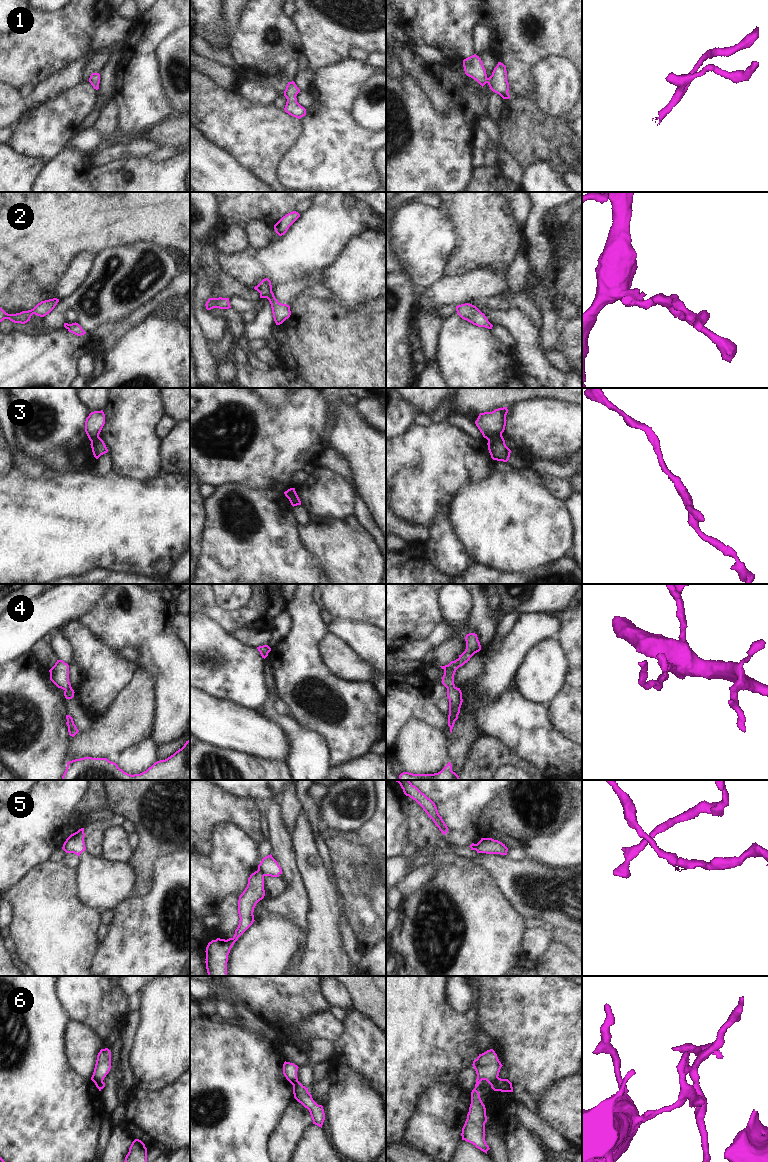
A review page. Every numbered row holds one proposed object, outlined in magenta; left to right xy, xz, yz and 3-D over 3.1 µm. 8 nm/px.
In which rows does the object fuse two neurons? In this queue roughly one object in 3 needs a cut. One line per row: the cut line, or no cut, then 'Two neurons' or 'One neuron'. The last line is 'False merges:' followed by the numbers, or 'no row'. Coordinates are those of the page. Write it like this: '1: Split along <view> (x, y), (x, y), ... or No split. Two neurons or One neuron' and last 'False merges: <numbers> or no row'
1: No split. One neuron
2: No split. One neuron
3: Split along yz (501, 434), (495, 435), (488, 440). Two neurons
4: No split. One neuron
5: Split along xz (258, 868), (263, 876). Two neurons
6: Split along yz (498, 1077), (490, 1084). Two neurons
False merges: 3, 5, 6.

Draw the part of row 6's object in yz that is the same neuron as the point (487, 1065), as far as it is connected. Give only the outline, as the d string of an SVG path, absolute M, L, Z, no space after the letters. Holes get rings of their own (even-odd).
M493 1049L479 1054L472 1065L476 1071L477 1079L475 1088L471 1092L471 1104L461 1136L462 1140L472 1143L476 1148L487 1154L490 1148L485 1141L486 1108L476 1088L482 1080L486 1080L491 1085L498 1078L503 1065Z

